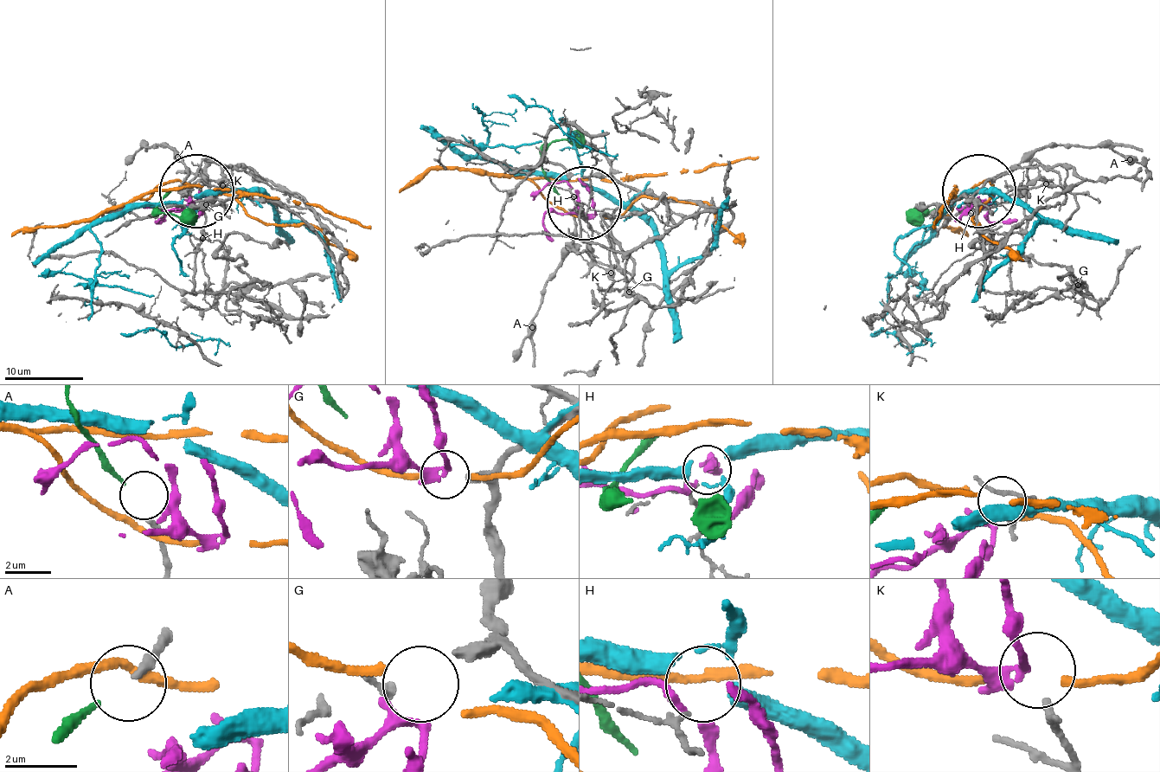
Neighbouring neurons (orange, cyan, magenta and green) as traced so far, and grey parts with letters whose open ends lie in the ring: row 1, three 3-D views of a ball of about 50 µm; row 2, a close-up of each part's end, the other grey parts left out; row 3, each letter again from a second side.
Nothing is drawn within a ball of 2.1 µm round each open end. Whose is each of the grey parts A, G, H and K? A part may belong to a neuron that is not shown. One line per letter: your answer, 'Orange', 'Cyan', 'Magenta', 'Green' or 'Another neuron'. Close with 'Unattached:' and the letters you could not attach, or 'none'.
A: Green
G: Magenta
H: Cyan
K: Another neuron
Unattached: K

